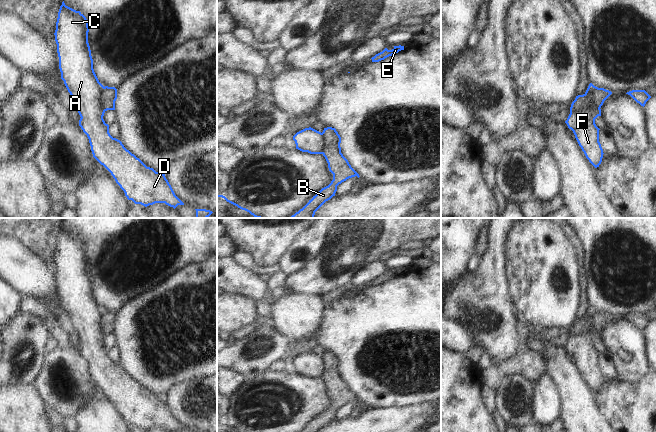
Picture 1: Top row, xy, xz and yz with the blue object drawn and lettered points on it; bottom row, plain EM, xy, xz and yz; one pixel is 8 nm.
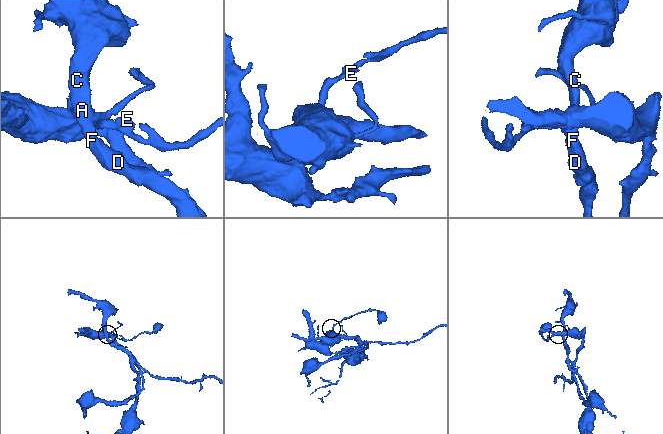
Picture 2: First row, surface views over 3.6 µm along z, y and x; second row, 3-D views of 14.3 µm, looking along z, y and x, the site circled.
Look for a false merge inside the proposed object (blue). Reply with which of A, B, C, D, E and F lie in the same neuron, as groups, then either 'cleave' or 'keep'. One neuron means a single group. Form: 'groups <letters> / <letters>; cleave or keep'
groups A C D F / B E; cleave

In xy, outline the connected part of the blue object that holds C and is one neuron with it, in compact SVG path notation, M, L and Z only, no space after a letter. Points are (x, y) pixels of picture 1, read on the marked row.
M65 5L60 6L56 22L55 41L59 57L61 79L71 95L74 109L80 115L79 126L87 135L93 157L103 165L113 176L116 183L124 191L128 200L145 207L155 203L165 203L174 209L184 203L175 195L165 174L147 167L139 158L127 150L122 142L109 133L109 125L103 116L102 92L104 86L99 82L94 69L91 50L88 43L88 22L80 12Z

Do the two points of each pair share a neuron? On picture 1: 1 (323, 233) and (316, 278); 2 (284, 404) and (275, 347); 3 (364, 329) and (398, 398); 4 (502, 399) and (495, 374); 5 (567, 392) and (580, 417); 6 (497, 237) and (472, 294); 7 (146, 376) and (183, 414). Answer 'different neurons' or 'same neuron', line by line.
1: different neurons
2: different neurons
3: same neuron
4: different neurons
5: same neuron
6: same neuron
7: different neurons

